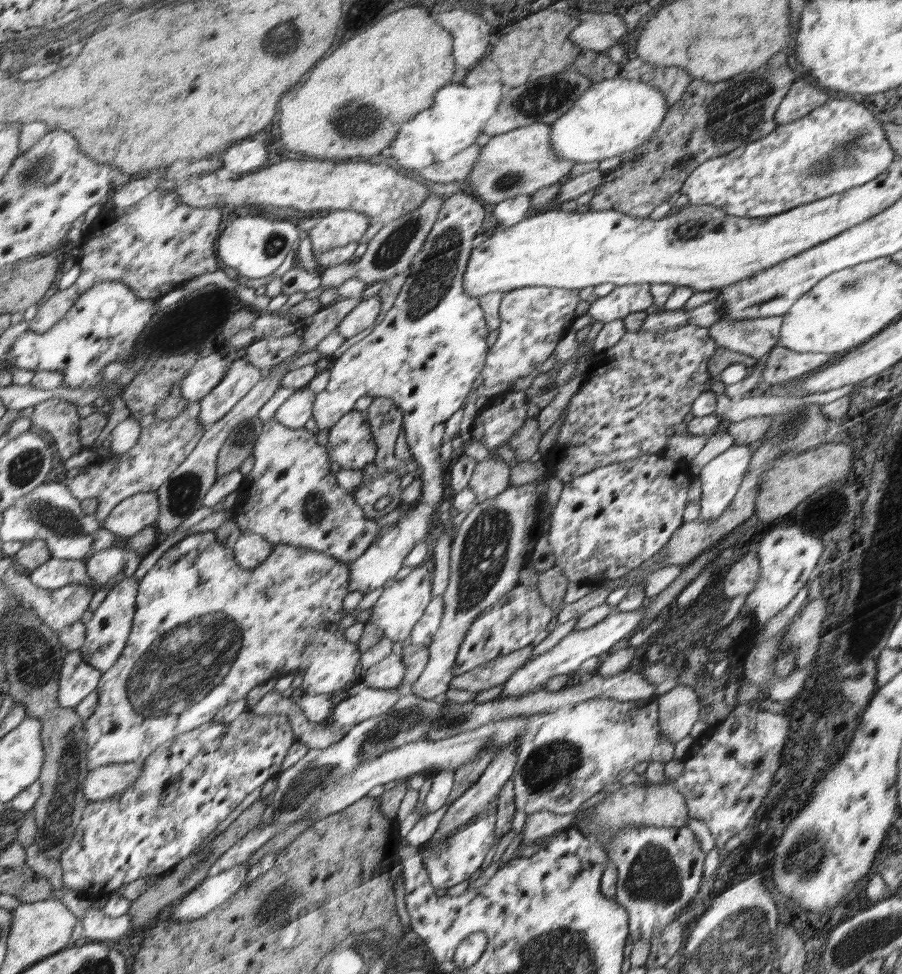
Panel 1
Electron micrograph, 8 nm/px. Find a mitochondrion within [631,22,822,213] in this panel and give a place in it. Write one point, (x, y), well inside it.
(739, 122)

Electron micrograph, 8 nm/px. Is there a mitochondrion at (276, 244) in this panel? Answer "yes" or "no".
yes

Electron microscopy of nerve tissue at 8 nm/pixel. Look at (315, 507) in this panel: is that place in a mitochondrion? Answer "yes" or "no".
yes

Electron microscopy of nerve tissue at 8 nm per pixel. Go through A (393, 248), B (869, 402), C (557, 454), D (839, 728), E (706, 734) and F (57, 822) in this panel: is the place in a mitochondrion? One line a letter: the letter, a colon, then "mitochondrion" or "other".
A: mitochondrion
B: other
C: other
D: other
E: other
F: mitochondrion

